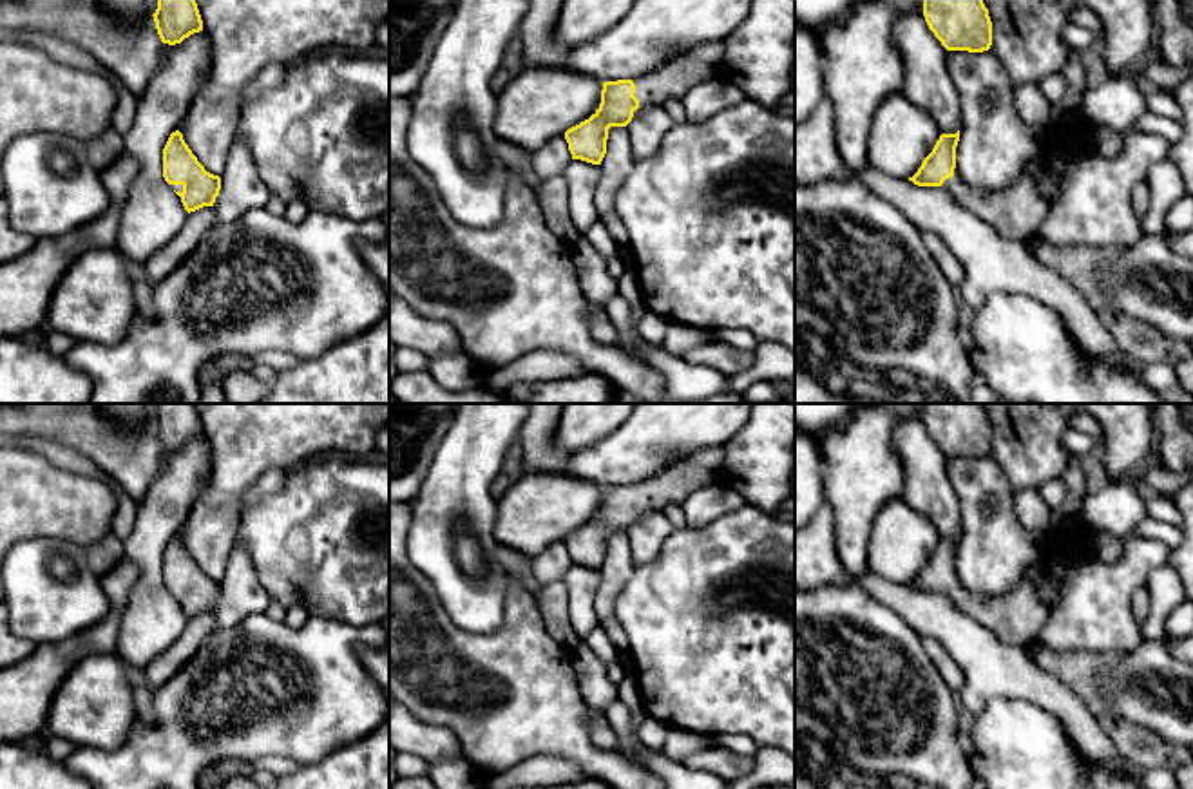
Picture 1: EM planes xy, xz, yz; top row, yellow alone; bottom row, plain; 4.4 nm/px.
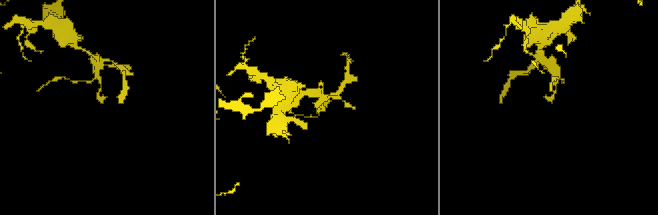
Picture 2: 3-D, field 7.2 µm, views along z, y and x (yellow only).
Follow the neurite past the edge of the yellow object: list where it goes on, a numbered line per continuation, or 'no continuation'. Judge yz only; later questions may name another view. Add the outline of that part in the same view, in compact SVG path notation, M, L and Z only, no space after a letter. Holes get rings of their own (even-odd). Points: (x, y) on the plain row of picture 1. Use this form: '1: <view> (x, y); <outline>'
1: yz (1016, 617); M1030 563L1019 585L996 597L983 597L965 590L958 581L958 574L954 574L954 581L945 585L941 594L945 594L958 610L992 630L1005 644L1030 646L1039 639L1039 632L1048 615L1037 599L1034 574L1036 563Z

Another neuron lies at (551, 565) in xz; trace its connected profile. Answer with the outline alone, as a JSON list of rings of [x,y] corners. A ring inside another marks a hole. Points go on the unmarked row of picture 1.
[[[558,539],[532,557],[532,574],[539,585],[563,585],[572,566],[565,539]]]

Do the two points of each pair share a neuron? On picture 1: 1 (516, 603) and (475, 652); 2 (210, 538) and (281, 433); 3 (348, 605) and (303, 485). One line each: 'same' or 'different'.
1: same
2: same
3: same

